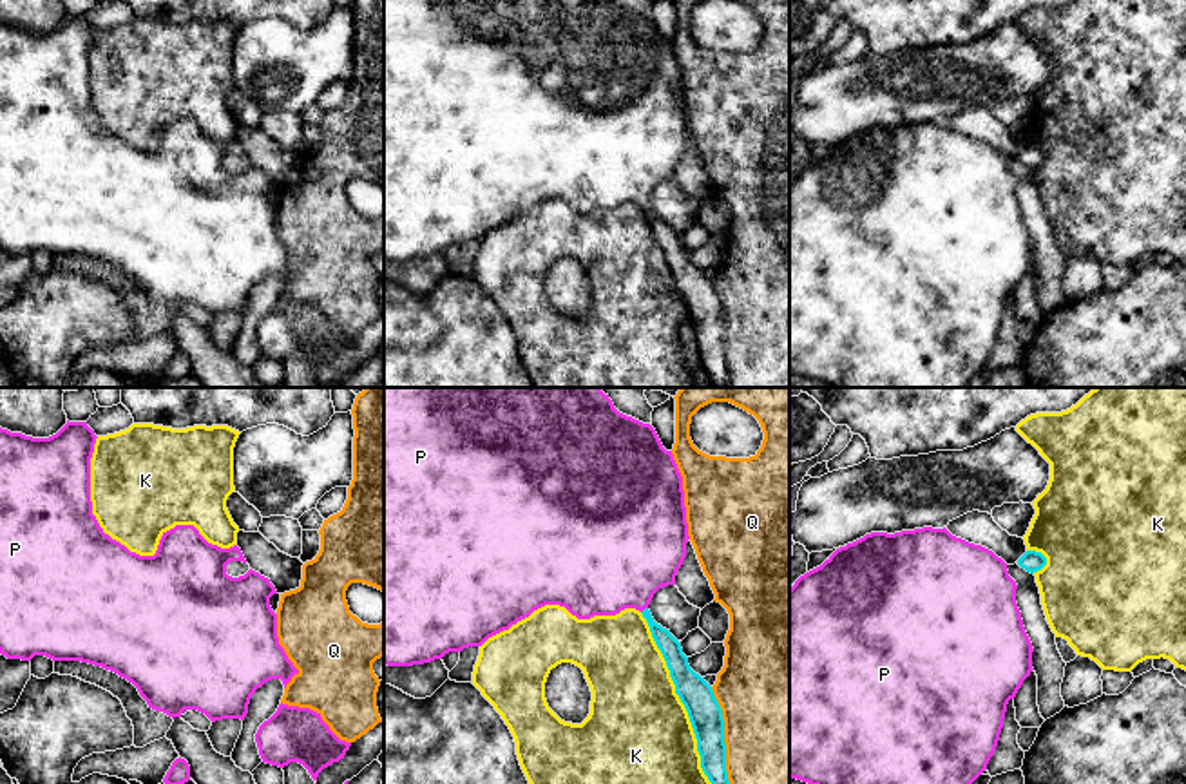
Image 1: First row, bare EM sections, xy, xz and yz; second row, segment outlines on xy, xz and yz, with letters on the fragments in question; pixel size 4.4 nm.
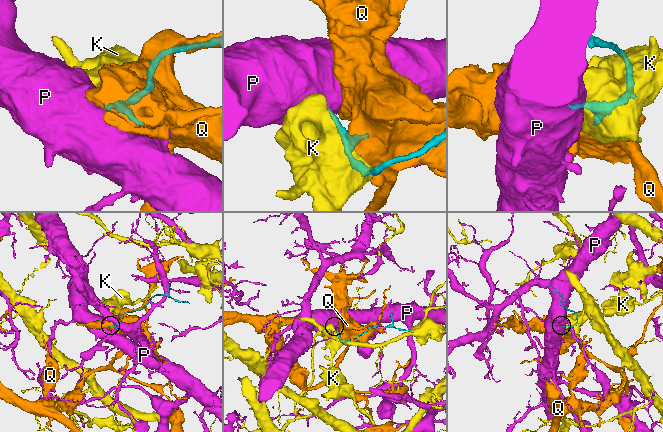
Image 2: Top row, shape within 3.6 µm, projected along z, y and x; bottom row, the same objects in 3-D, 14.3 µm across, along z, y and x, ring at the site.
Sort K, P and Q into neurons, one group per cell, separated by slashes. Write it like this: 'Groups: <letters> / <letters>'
Groups: K / P / Q

